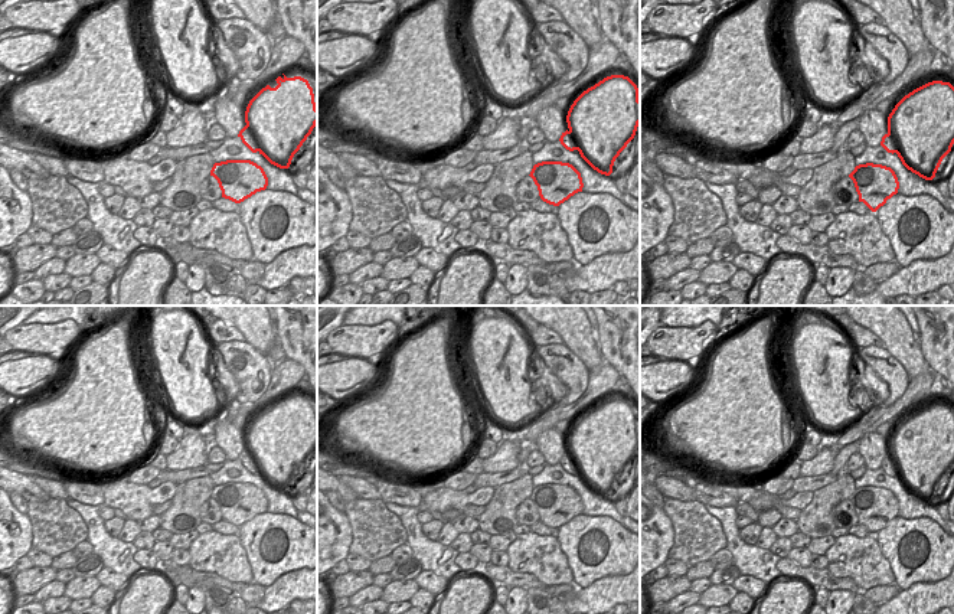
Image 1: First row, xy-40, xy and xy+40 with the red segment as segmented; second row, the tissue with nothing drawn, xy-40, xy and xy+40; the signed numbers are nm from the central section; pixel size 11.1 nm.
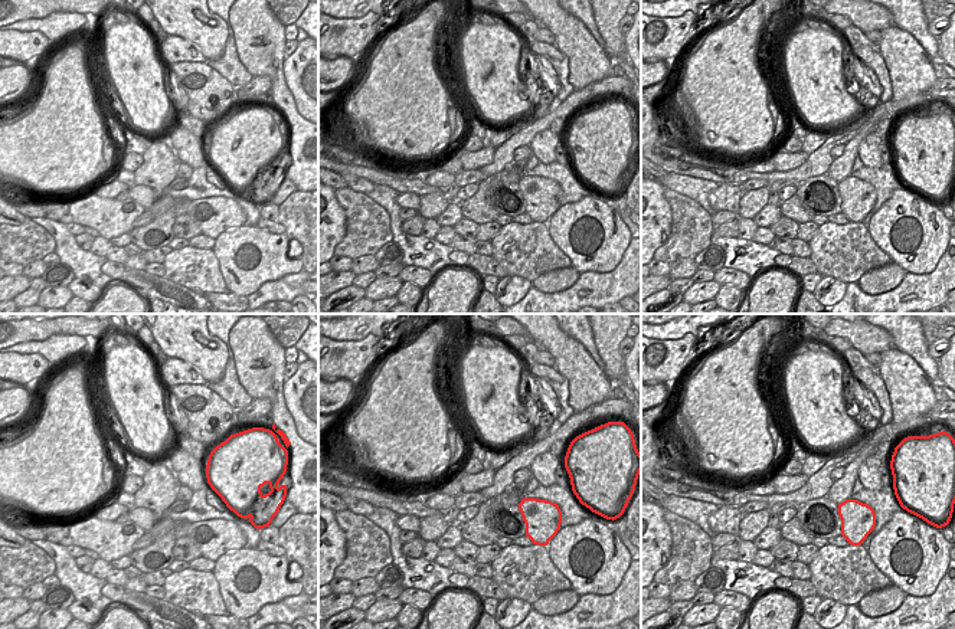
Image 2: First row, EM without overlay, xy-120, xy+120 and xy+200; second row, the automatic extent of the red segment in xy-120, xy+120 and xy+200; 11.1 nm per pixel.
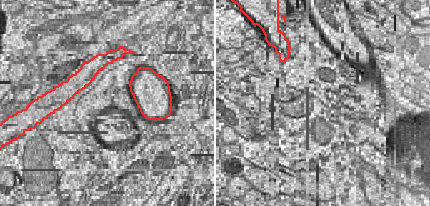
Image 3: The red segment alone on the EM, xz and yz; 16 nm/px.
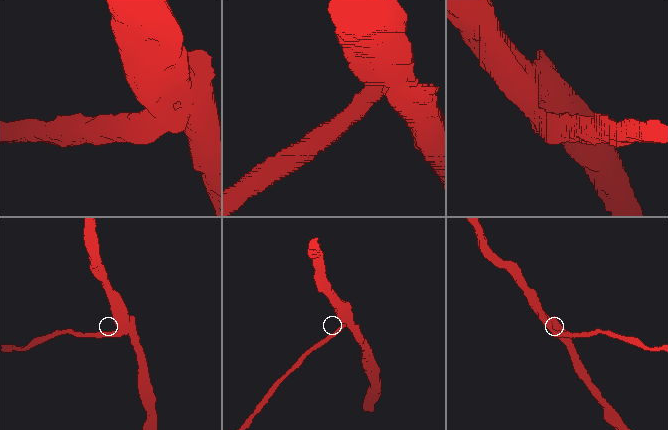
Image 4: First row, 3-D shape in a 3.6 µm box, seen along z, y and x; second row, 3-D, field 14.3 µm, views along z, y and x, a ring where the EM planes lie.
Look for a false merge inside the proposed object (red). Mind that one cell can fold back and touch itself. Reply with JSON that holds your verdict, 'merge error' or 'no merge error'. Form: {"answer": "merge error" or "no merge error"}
{"answer": "merge error"}

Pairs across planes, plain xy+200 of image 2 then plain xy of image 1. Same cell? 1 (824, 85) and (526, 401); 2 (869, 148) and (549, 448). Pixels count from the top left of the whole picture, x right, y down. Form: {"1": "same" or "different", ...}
{"1": "different", "2": "same"}

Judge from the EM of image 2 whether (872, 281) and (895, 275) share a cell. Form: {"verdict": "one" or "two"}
{"verdict": "one"}

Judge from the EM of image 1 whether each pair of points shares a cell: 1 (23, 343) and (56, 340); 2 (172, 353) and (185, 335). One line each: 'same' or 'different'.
1: same
2: different

